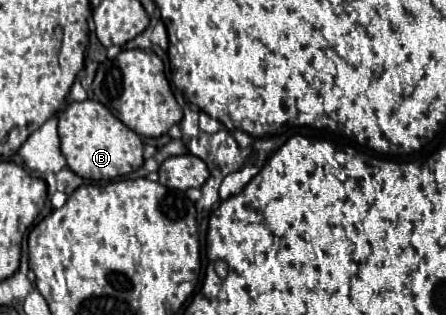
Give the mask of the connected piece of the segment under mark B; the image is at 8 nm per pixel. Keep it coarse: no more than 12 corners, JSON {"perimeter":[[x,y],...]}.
{"perimeter":[[69,103],[61,153],[83,179],[143,165],[141,137],[103,103]]}

